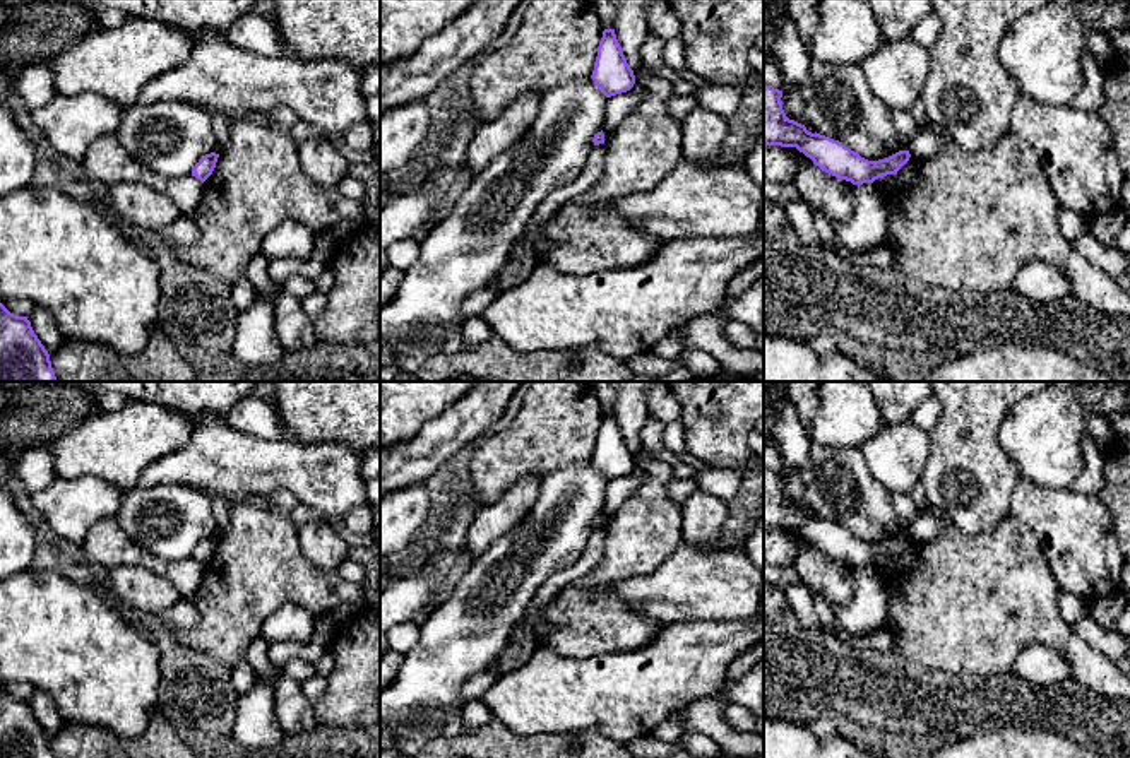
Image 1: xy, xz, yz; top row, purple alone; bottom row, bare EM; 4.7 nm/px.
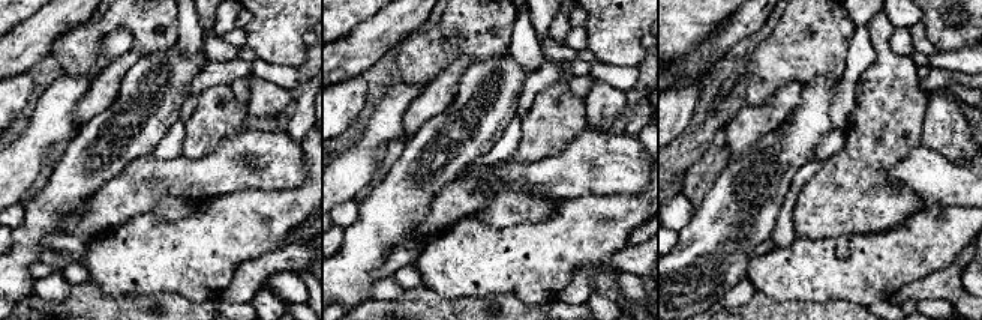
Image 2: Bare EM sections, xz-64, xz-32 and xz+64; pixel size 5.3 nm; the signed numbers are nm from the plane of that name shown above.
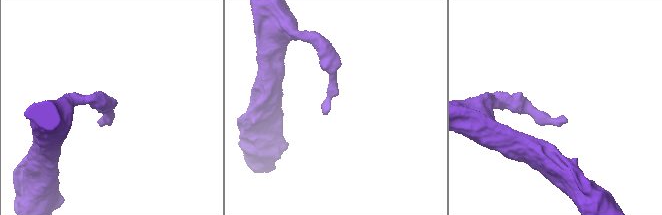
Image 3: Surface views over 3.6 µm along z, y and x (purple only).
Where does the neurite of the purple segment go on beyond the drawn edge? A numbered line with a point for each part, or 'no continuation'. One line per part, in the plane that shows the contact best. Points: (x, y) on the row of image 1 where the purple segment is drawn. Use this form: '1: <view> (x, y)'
no continuation

